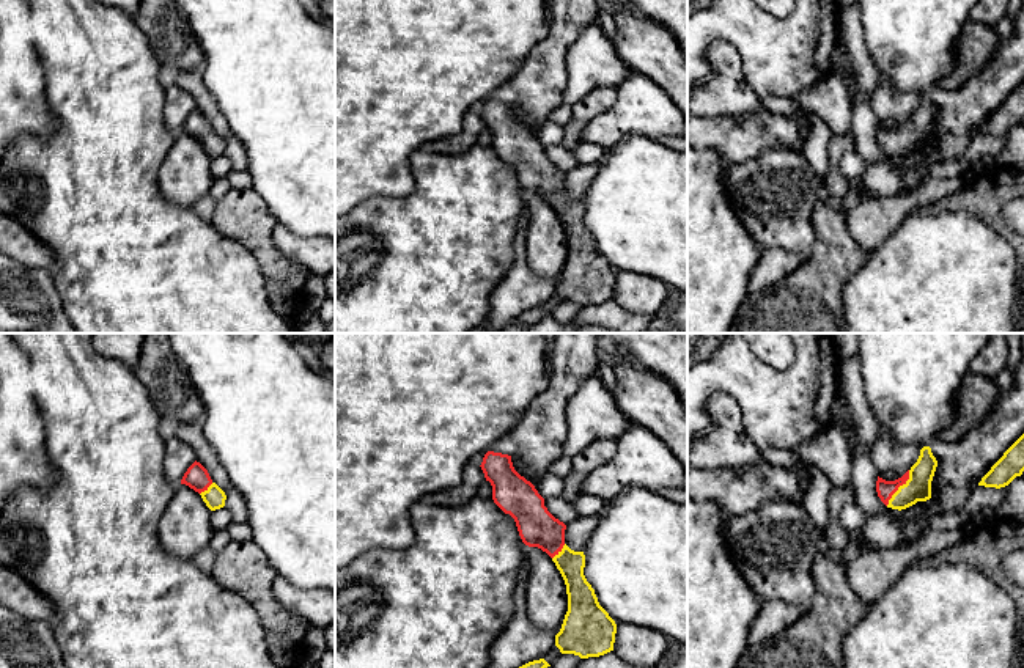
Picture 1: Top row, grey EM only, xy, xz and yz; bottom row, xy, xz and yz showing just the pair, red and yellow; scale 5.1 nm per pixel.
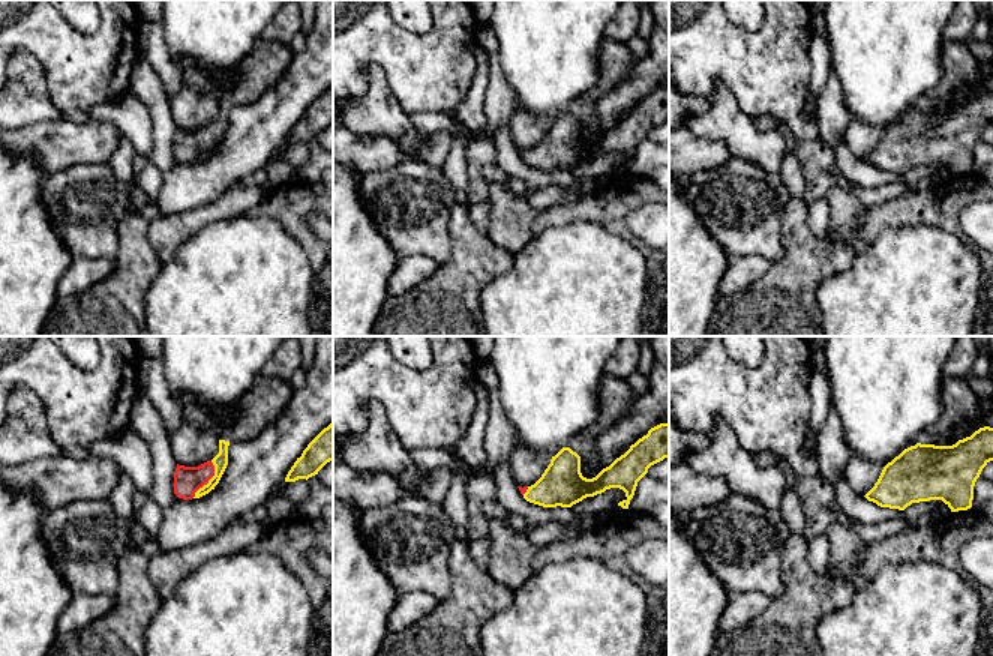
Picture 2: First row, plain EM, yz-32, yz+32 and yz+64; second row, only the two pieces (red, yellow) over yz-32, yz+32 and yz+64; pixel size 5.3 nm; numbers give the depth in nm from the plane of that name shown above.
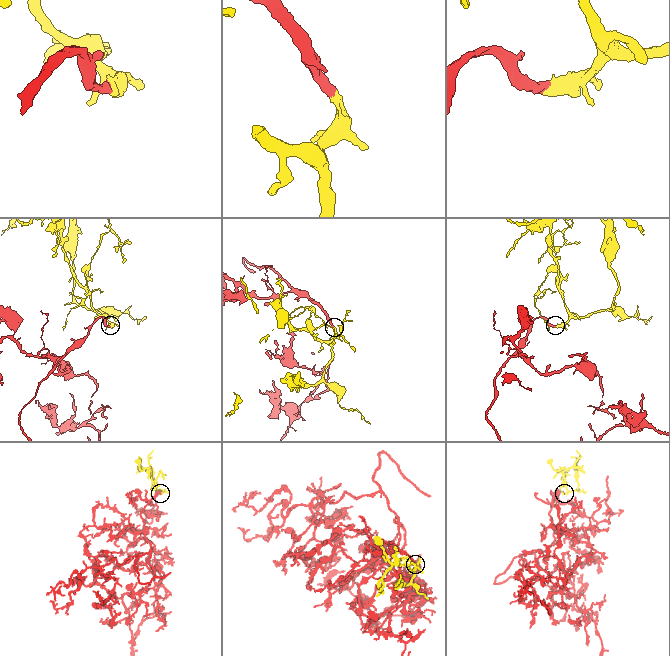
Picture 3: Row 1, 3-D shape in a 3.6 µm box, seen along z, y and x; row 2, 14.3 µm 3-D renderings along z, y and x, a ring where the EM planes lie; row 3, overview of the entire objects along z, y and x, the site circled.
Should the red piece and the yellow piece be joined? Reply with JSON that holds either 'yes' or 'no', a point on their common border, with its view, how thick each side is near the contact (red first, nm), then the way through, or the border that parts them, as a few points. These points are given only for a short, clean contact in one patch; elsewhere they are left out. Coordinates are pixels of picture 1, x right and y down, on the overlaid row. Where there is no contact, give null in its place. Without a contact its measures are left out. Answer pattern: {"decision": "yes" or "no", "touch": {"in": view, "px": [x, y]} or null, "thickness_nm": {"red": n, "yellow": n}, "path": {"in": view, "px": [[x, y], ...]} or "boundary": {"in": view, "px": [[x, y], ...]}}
{"decision": "yes", "touch": {"in": "yz", "px": [898, 486]}, "thickness_nm": {"red": 90, "yellow": 140}, "path": {"in": "yz", "px": [[886, 489], [898, 486], [917, 488]]}}

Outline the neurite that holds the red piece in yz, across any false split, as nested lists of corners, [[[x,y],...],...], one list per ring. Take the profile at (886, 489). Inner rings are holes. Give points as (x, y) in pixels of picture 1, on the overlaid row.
[[[930,446],[920,450],[917,462],[898,479],[886,481],[878,476],[876,492],[881,501],[892,509],[906,509],[917,501],[931,498],[931,481],[937,461]]]

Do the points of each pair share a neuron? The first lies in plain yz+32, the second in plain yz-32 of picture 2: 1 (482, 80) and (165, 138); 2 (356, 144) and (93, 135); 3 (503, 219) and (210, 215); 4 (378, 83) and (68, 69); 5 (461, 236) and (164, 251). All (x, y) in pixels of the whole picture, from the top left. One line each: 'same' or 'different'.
1: different
2: same
3: same
4: different
5: different

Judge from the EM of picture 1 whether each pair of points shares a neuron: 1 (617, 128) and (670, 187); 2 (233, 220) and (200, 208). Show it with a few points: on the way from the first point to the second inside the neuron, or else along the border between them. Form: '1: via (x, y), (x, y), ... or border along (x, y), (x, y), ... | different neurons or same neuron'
1: border along (655, 139), (625, 134), (607, 150) | different neurons
2: border along (217, 201), (211, 220) | different neurons

